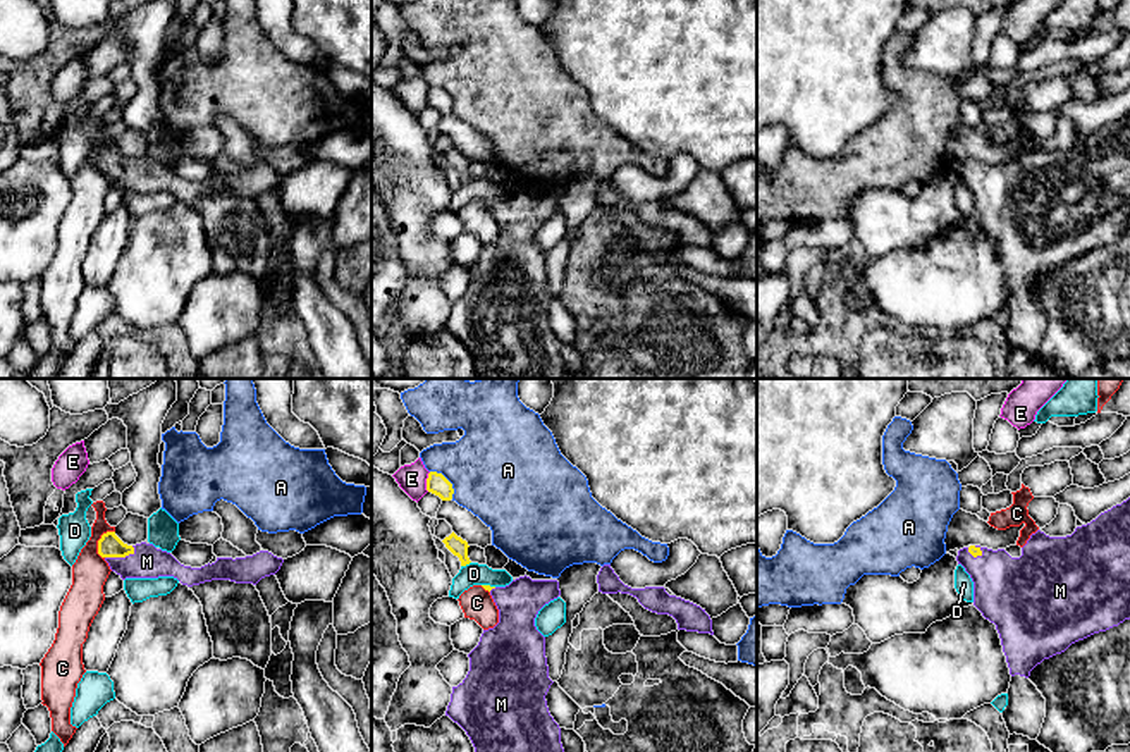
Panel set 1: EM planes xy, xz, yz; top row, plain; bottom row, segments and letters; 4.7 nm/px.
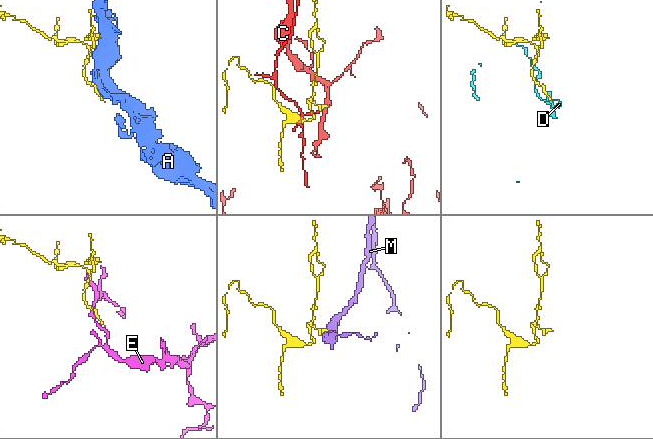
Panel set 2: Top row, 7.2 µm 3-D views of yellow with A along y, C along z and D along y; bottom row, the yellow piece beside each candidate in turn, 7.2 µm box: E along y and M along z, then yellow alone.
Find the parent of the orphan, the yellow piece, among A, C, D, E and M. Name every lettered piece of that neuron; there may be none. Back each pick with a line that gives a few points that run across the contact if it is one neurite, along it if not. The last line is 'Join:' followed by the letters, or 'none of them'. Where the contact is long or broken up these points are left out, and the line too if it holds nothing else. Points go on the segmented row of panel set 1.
M: line xy (109, 546), (121, 556), (128, 561), (147, 561)
Join: M

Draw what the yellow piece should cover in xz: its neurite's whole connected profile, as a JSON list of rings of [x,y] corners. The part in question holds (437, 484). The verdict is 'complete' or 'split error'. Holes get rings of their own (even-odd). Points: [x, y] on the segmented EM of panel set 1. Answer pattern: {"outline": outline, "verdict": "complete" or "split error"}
{"outline": [[[437,472],[428,473],[427,490],[439,496],[442,501],[451,501],[454,494],[452,484]]], "verdict": "complete"}

